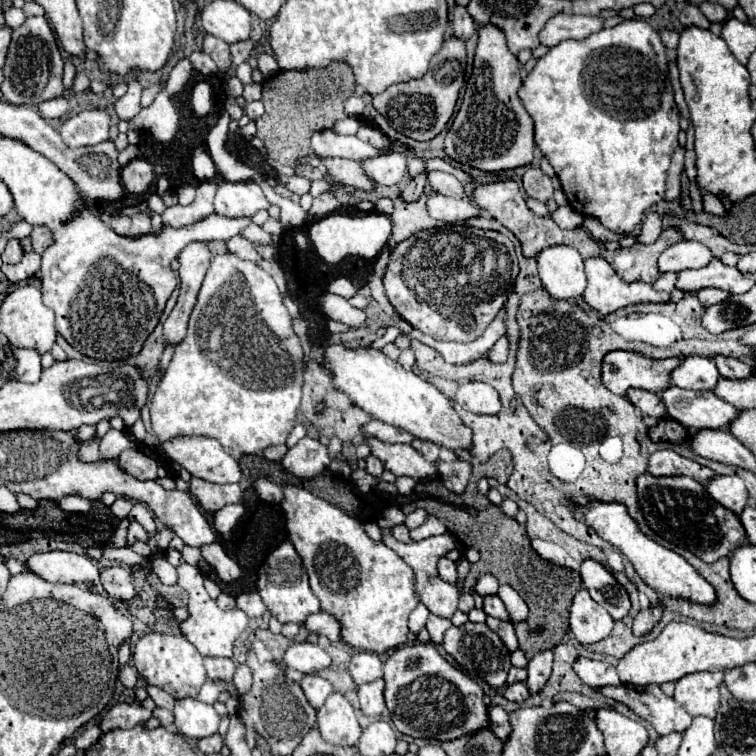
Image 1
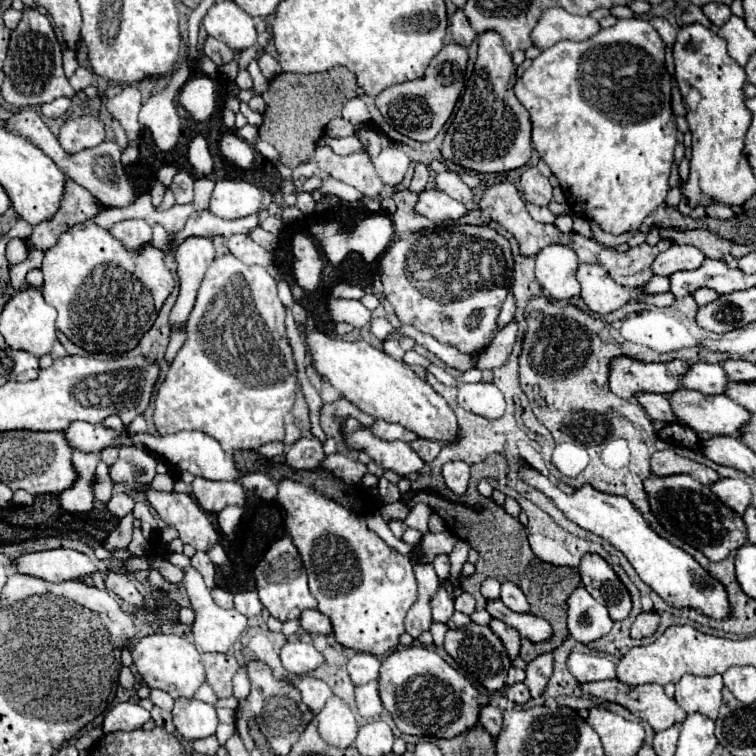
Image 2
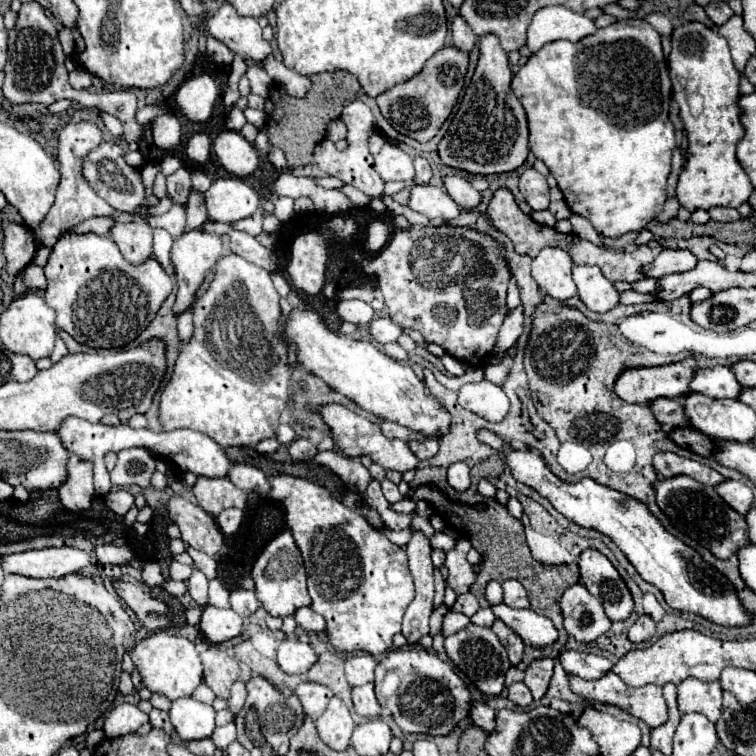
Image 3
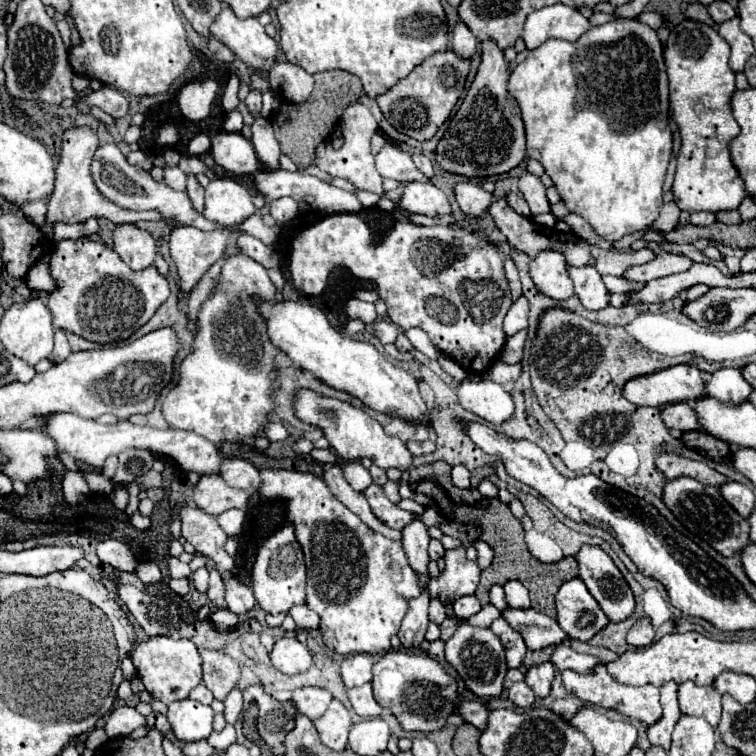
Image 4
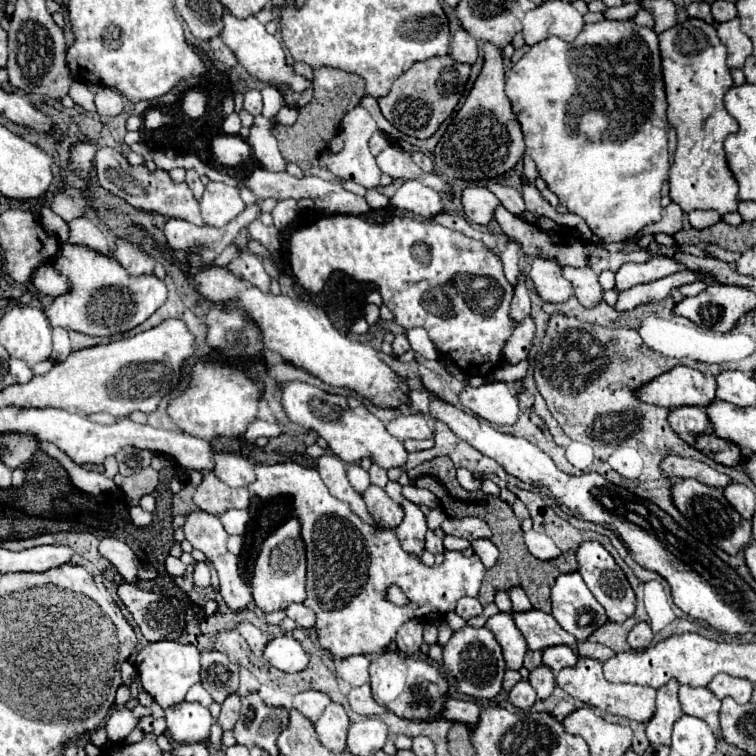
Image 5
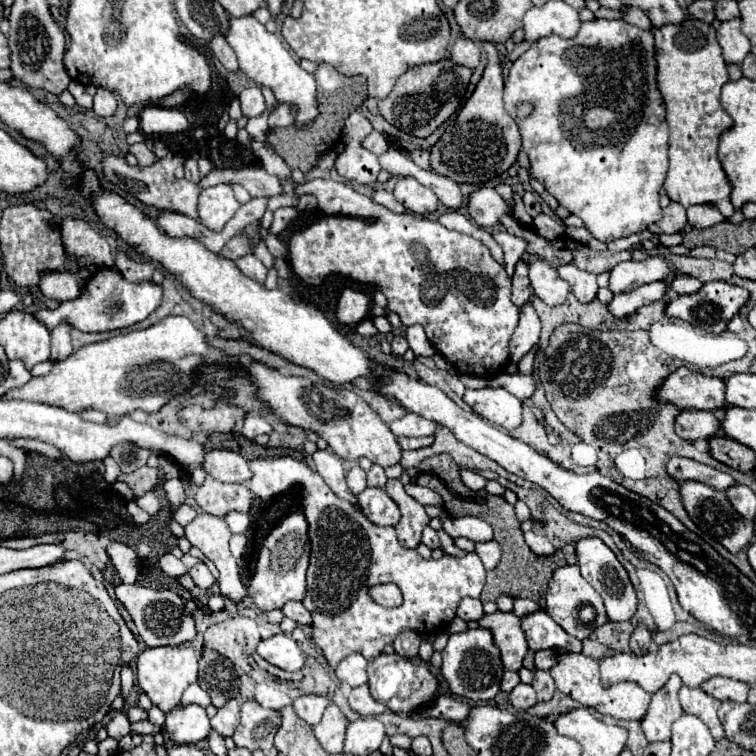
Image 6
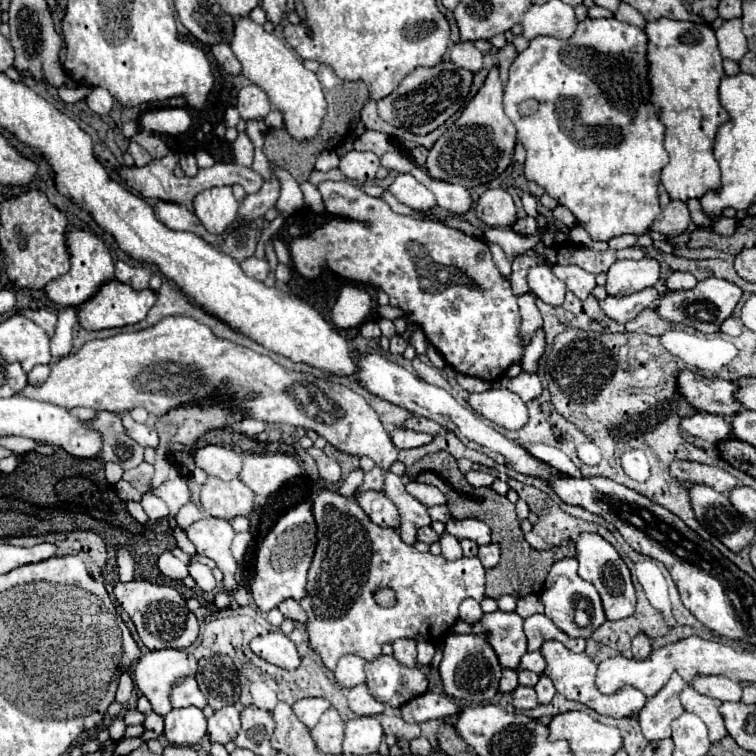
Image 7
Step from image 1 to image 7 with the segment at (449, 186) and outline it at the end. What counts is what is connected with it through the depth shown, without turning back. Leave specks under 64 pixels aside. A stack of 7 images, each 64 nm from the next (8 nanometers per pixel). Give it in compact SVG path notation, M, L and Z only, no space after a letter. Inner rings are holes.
M486 190L480 194L476 202L476 216L480 222L488 224L490 228L494 226L512 226L516 222L516 208L512 196L504 190Z

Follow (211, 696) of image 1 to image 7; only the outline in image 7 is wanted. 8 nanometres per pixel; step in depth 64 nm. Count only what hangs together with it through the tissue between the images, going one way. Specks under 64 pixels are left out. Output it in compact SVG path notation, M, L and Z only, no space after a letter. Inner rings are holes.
M184 680L180 686L176 686L172 690L172 706L174 708L186 708L186 706L196 706L196 708L204 708L206 696L200 692L196 680Z

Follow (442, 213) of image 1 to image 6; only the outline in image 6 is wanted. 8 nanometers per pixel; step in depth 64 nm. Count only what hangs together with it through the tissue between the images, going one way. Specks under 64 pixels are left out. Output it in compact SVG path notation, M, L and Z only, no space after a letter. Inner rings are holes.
M410 176L398 180L394 198L400 204L404 204L406 210L410 210L414 214L422 214L422 216L436 212L436 208L438 208L438 196L430 188L424 188L418 180L414 180Z

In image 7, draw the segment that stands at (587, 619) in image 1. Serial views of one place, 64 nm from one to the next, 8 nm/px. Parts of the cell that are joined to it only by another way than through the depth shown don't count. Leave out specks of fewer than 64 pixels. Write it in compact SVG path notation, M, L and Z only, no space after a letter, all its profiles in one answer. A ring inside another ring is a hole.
M564 558L560 562L556 562L550 572L548 572L548 578L544 582L544 592L542 592L542 604L546 606L546 616L562 630L566 632L568 636L572 638L590 638L592 632L606 622L606 616L604 616L604 610L602 610L602 602L600 602L600 594L596 592L596 588L582 580L578 576L578 562L574 558ZM578 610L584 610L588 612L590 616L590 622L586 626L580 626L576 624L576 612Z

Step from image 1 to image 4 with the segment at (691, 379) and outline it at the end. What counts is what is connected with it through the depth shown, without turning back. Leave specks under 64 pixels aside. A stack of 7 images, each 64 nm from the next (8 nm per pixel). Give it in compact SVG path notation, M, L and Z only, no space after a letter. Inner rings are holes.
M720 368L712 372L710 378L704 382L704 388L706 388L706 396L732 404L746 402L748 394L754 390L736 368Z

